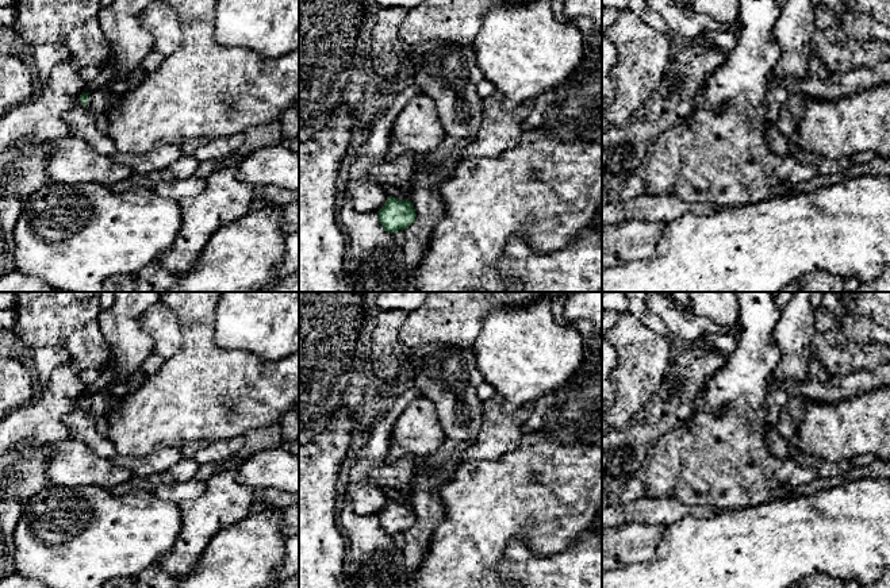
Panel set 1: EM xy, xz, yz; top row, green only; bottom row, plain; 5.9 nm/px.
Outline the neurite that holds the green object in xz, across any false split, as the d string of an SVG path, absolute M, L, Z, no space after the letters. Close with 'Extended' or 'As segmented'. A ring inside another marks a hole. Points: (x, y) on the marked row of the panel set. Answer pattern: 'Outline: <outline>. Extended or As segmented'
Outline: M388 196L384 205L377 211L380 224L388 232L404 230L415 218L415 210L411 201Z. As segmented

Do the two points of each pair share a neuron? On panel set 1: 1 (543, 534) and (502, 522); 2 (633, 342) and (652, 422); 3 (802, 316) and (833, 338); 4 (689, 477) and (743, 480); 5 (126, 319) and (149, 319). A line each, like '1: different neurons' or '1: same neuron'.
1: same neuron
2: different neurons
3: different neurons
4: same neuron
5: different neurons

